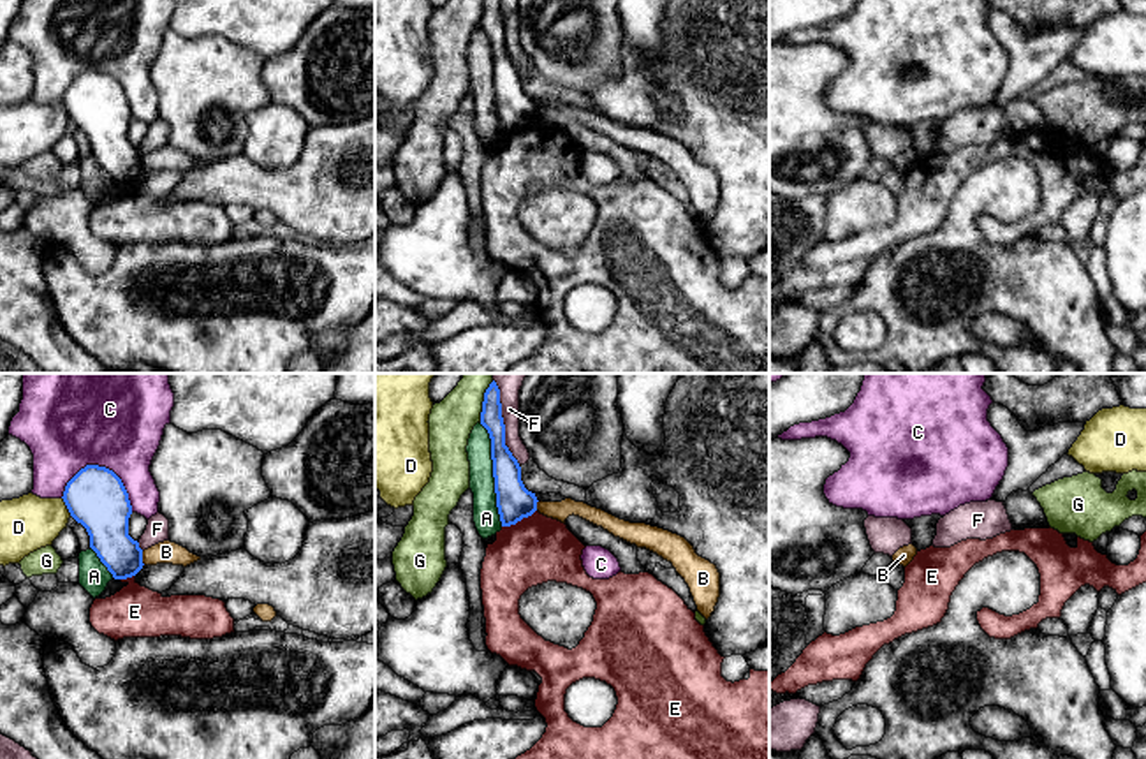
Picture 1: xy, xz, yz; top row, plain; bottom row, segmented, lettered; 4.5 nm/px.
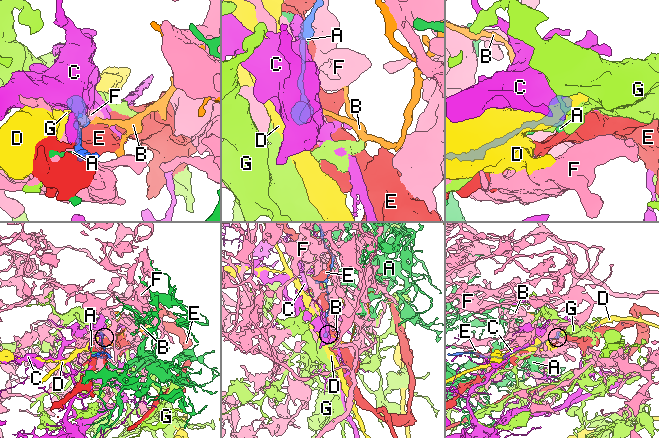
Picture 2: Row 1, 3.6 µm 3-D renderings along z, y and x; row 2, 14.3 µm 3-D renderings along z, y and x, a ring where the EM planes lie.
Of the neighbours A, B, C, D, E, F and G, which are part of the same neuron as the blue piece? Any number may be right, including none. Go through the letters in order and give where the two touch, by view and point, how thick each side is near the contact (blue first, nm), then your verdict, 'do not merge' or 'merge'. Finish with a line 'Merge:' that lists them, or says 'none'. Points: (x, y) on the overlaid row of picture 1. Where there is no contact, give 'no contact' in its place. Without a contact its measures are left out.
A: meets blue in xz at (493, 474); 160 nm thick on the blue side, 120 nm on the other; do not merge
B: meets blue in xy at (141, 559); 200 nm thick on the blue side, 100 nm on the other; do not merge
C: meets blue in xy at (102, 467); 280 nm thick on the blue side, 480 nm on the other; do not merge
D: meets blue in xy at (66, 504); 280 nm thick on the blue side, 260 nm on the other; do not merge
E: meets blue in xz at (518, 520); 160 nm thick on the blue side, 300 nm on the other; do not merge
F: meets blue in xz at (502, 421); 130 nm thick on the blue side, 140 nm on the other; do not merge
G: meets blue in xz at (483, 402); 100 nm thick on the blue side, 200 nm on the other; do not merge
Merge: none

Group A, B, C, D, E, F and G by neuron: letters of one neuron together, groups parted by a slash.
A / B / C / D / E / F / G

